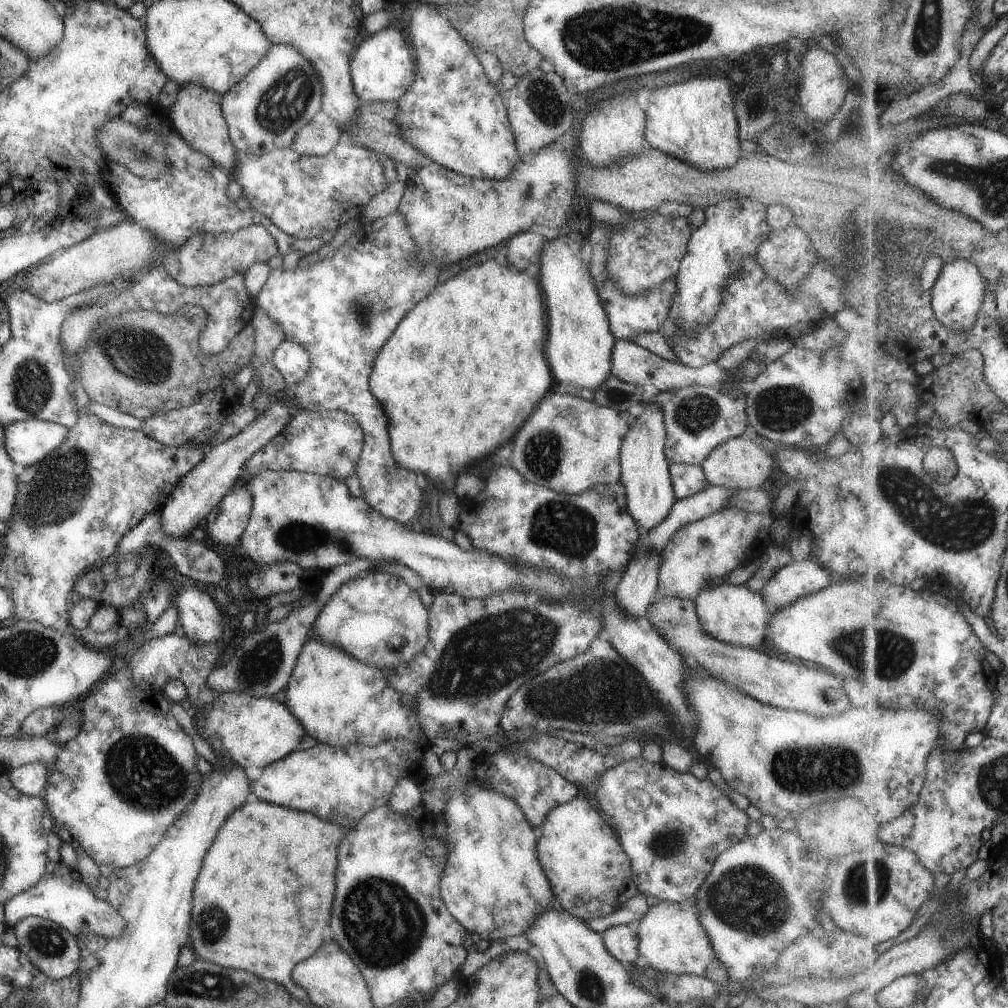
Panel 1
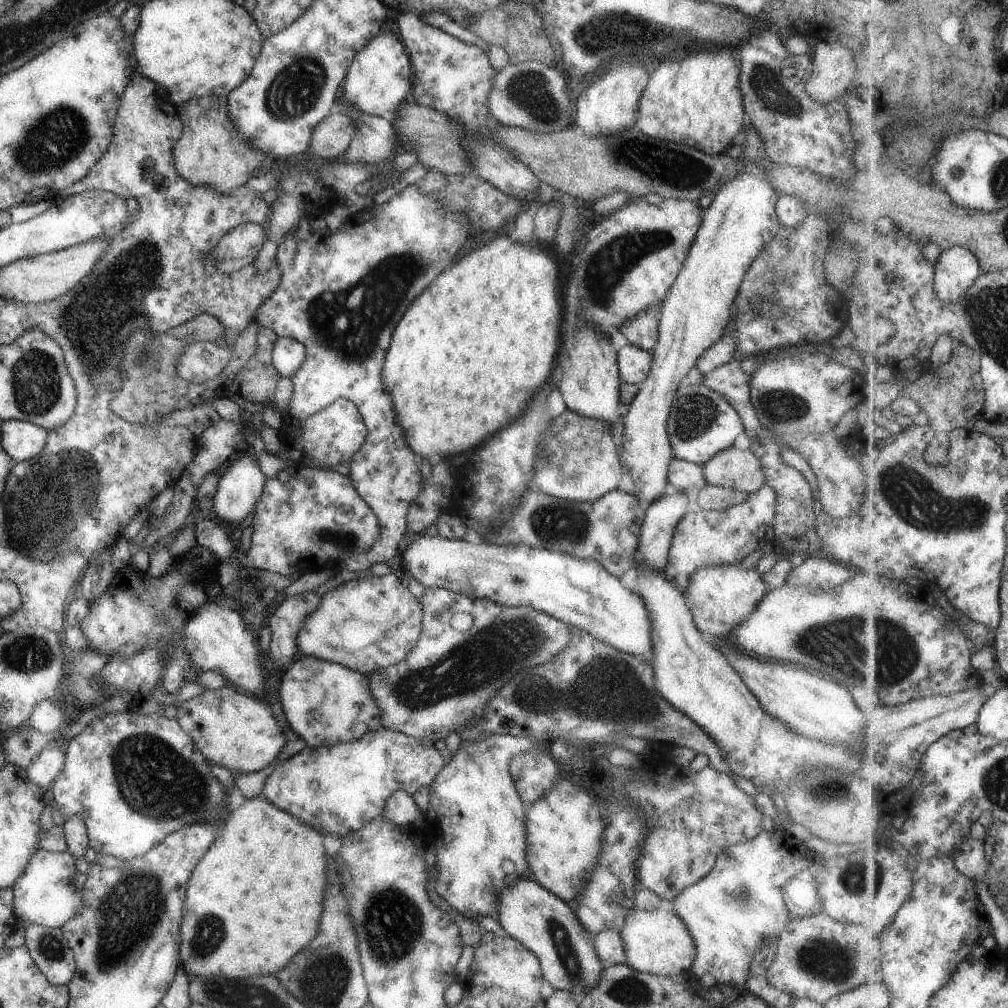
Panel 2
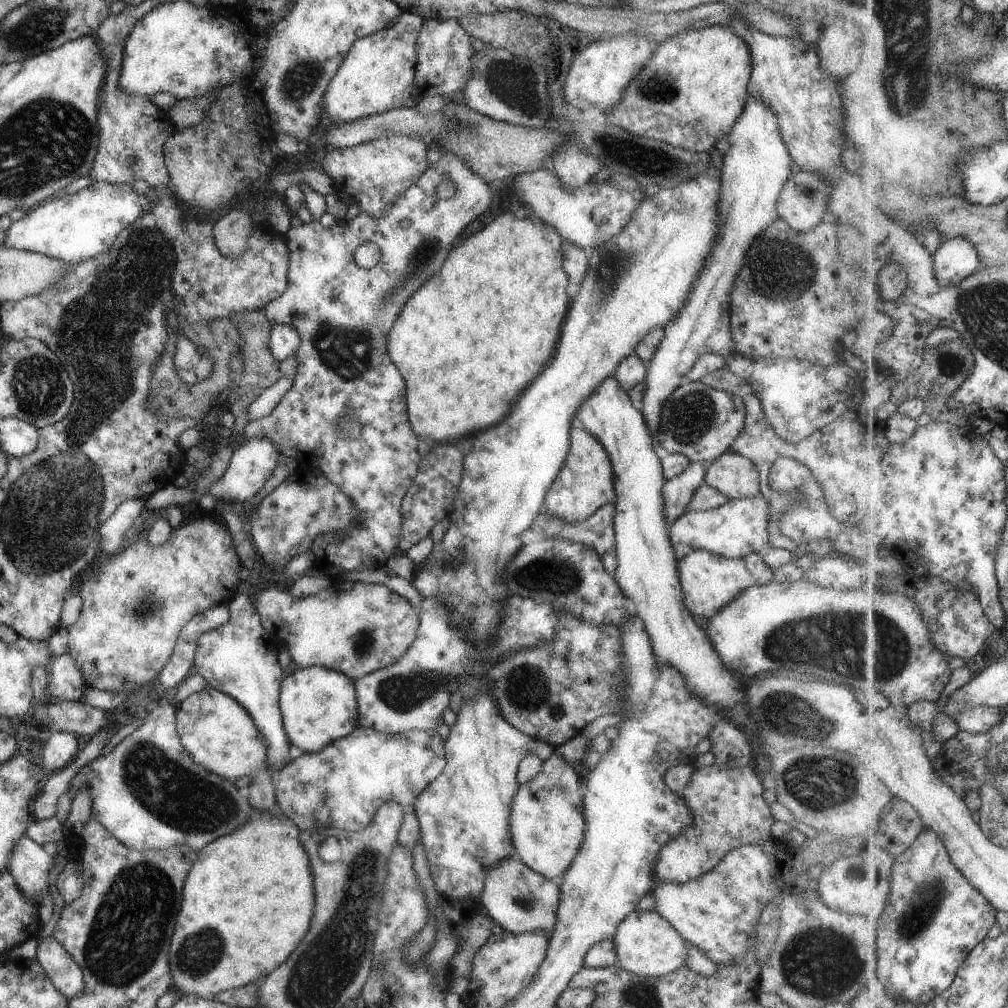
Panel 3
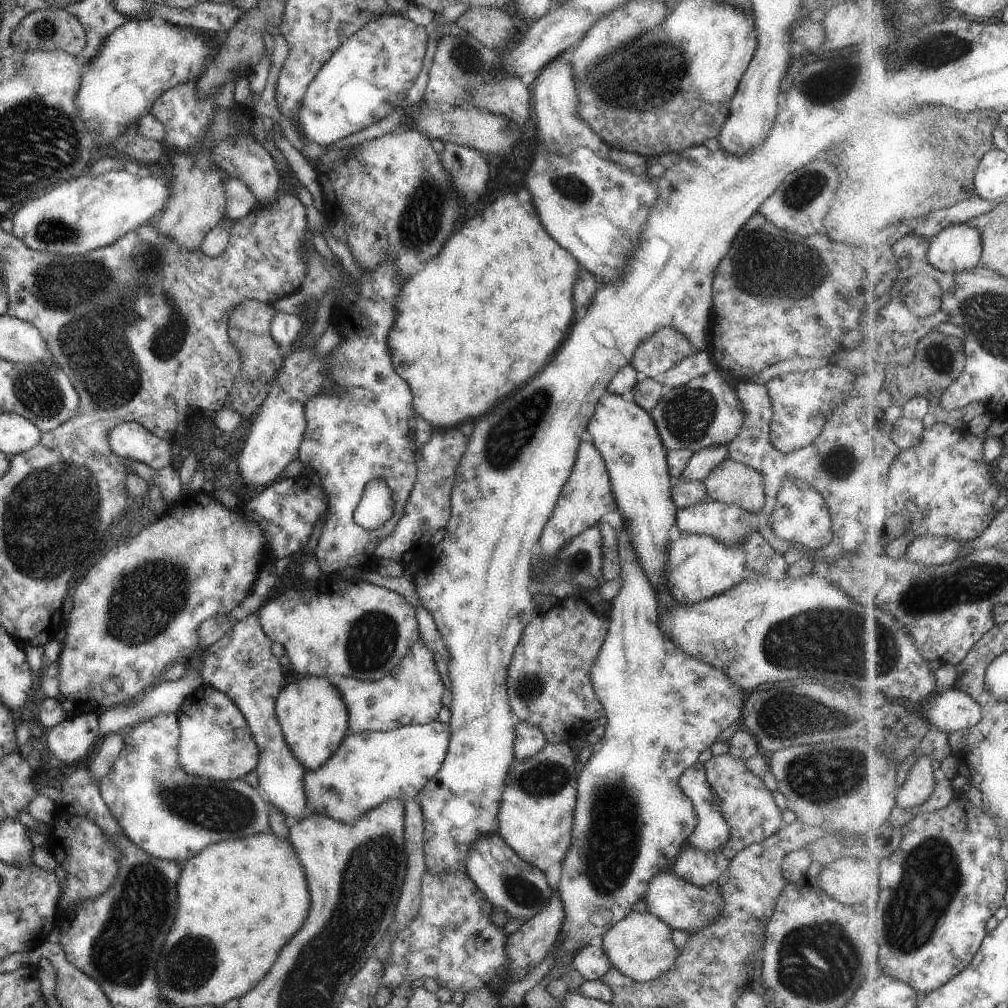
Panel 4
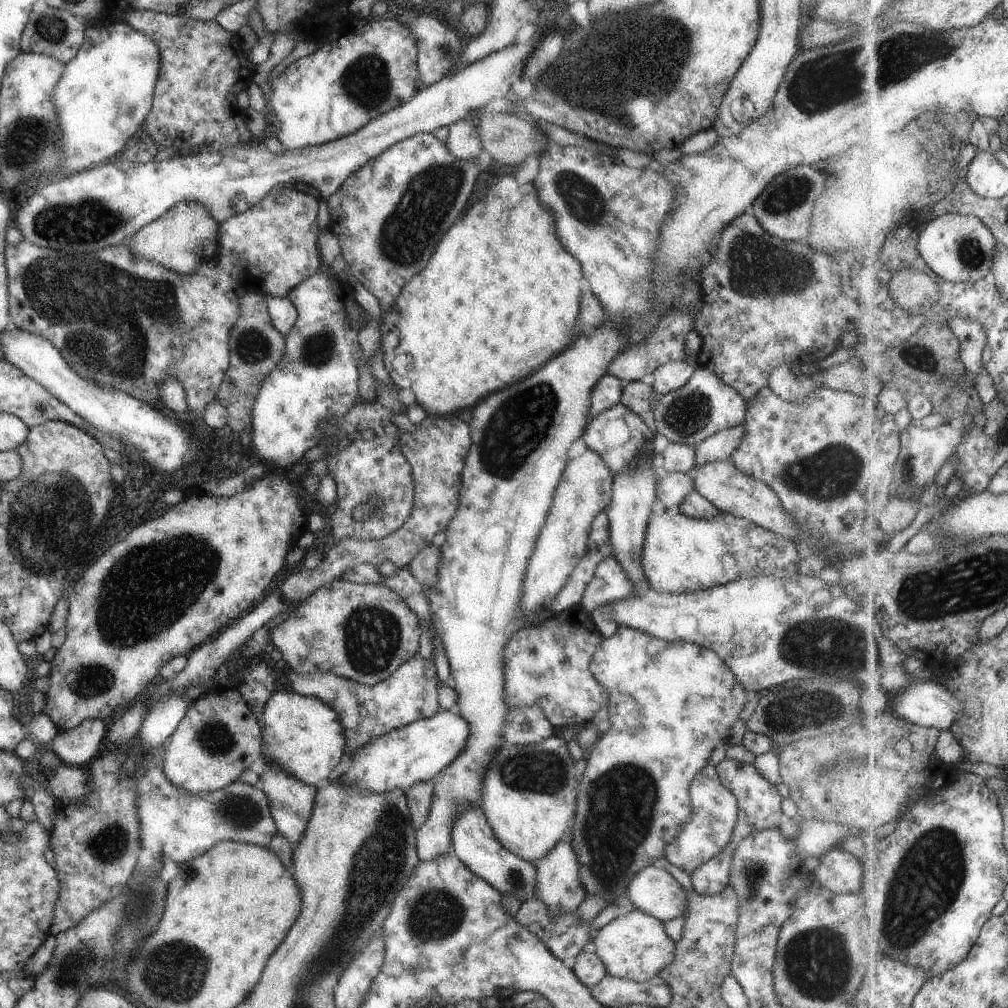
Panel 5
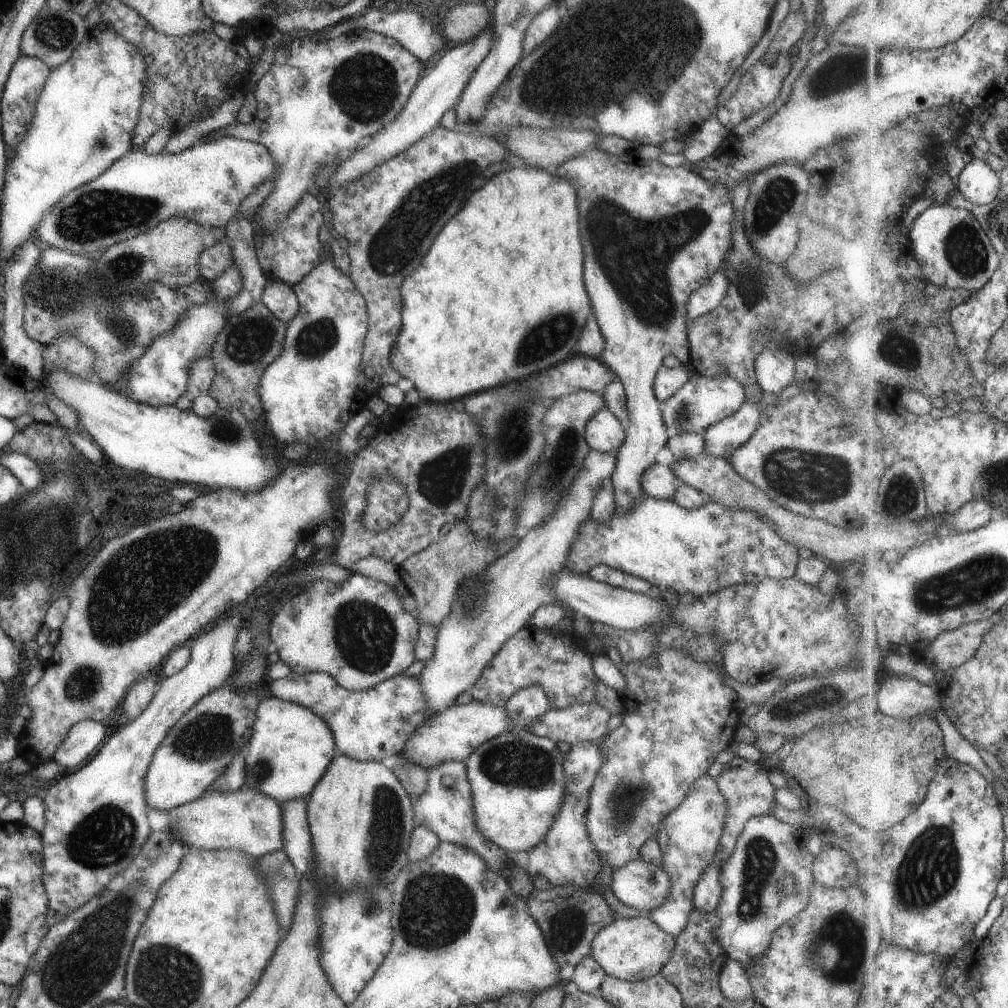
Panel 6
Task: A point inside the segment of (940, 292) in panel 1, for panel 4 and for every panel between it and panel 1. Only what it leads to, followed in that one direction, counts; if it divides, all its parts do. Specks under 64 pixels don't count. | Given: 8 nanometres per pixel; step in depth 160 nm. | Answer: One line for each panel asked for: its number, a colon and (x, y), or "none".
2: (958, 269)
3: (958, 258)
4: (959, 247)

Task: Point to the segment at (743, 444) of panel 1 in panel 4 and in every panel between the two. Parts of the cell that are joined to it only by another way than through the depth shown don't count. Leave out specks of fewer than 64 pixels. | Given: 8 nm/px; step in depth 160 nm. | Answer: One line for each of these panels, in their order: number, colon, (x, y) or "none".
2: (733, 468)
3: (732, 475)
4: (730, 482)

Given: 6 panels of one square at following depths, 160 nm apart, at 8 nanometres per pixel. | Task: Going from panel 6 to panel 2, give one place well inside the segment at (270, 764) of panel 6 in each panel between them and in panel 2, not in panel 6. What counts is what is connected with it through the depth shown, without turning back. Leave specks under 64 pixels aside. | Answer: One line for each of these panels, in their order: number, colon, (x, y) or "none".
2: (324, 703)
3: (317, 706)
4: (313, 718)
5: (300, 734)

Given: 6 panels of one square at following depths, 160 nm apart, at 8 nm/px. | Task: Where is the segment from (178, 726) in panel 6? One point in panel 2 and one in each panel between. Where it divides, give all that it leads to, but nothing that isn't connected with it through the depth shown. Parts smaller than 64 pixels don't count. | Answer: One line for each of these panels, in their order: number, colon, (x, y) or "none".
2: (236, 731)
3: (214, 731)
4: (214, 742)
5: (218, 737)

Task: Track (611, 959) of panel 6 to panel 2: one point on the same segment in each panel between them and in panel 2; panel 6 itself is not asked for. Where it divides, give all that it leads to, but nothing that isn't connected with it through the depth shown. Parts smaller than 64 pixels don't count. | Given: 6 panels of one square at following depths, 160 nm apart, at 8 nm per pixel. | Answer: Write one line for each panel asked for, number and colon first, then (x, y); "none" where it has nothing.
2: (657, 942)
3: (645, 945)
4: (639, 946)
5: (633, 946)

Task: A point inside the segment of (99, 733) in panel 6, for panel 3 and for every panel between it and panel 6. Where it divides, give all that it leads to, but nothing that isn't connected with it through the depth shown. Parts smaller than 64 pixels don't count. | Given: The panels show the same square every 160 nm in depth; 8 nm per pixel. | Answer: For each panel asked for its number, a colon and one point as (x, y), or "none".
3: (61, 747)
4: (70, 739)
5: (74, 747)

